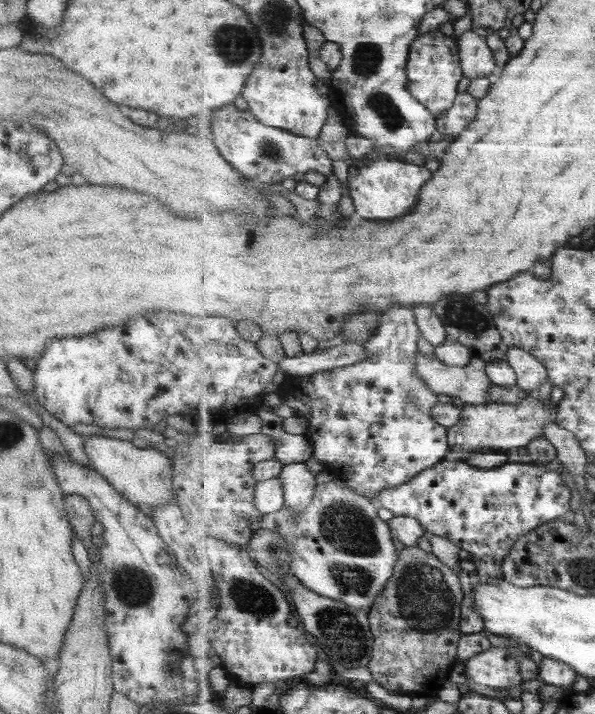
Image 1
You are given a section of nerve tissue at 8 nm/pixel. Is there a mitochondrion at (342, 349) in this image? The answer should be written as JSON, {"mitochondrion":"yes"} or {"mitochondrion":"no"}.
{"mitochondrion":"no"}

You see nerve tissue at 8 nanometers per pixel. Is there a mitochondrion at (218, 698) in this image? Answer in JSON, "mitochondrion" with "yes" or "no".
{"mitochondrion":"no"}

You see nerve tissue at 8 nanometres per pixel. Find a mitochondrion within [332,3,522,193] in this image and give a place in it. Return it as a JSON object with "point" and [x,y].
{"point":[383,106]}

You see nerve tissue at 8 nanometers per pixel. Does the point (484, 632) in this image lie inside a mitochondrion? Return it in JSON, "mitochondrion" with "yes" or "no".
{"mitochondrion":"no"}

